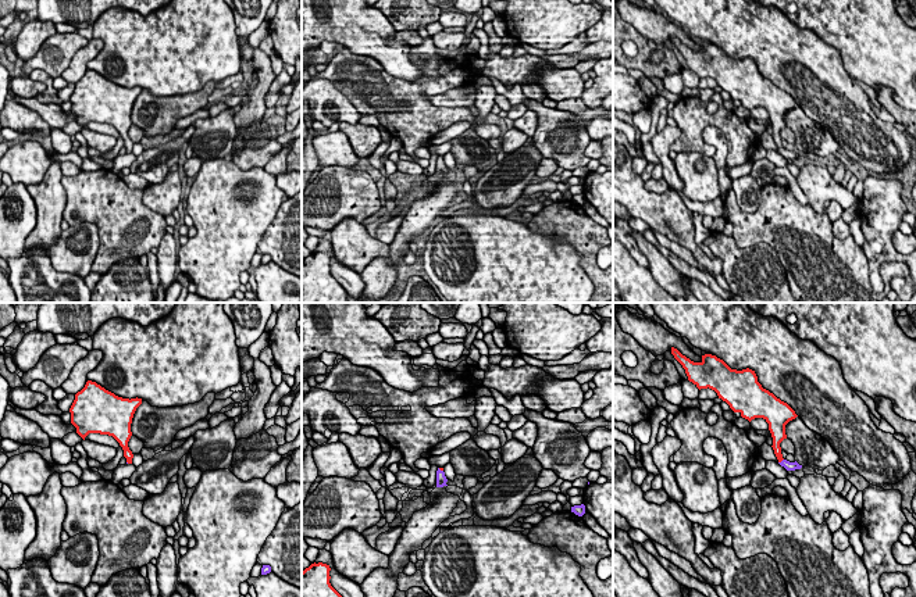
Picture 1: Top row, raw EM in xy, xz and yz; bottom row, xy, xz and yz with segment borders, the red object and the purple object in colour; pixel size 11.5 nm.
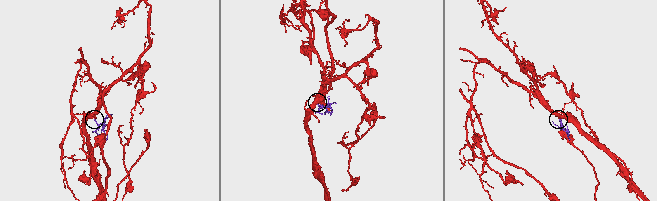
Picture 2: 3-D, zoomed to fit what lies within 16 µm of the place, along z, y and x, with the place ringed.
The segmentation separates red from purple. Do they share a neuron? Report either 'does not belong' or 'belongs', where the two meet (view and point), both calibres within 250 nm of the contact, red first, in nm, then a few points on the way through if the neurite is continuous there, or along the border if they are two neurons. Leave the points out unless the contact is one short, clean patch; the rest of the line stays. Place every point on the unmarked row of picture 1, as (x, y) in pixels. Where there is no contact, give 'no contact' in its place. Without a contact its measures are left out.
belongs | yz (780, 150) | 100/100 nm | across yz (776, 129), (780, 150), (788, 154)

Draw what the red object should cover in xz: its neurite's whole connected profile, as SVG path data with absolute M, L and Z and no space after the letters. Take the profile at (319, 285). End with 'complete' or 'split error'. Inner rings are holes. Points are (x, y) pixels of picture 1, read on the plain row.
M311 253L302 261L302 303L347 303L347 292L329 272L329 254Z; complete

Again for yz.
M671 36L671 43L685 58L688 69L699 79L708 76L714 79L719 87L749 111L763 107L769 112L773 126L771 136L781 155L787 160L802 157L796 150L784 149L780 136L780 132L787 128L785 114L798 104L787 92L762 76L755 60L731 58L723 49L712 43L702 44L701 51L691 50L674 36Z; split error

